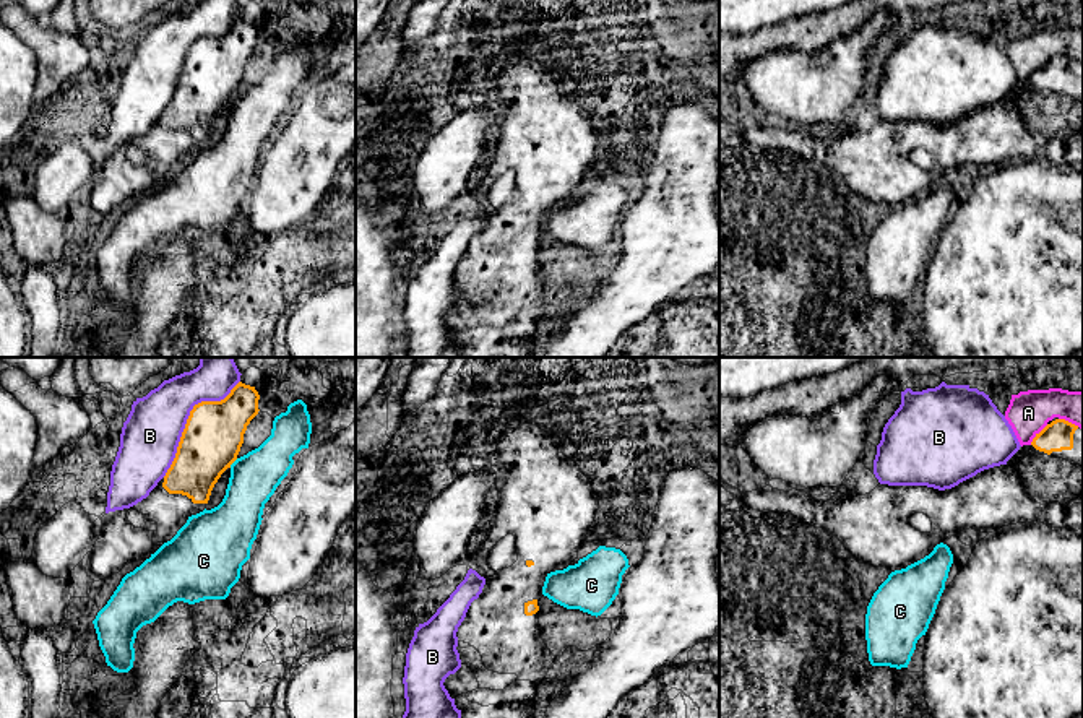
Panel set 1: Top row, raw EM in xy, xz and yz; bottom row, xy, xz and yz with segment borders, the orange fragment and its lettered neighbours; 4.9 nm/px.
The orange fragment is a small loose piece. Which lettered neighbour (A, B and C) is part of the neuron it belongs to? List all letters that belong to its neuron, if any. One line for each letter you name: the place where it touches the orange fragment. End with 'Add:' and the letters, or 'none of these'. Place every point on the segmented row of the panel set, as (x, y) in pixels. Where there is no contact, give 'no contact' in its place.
Add: none of these

